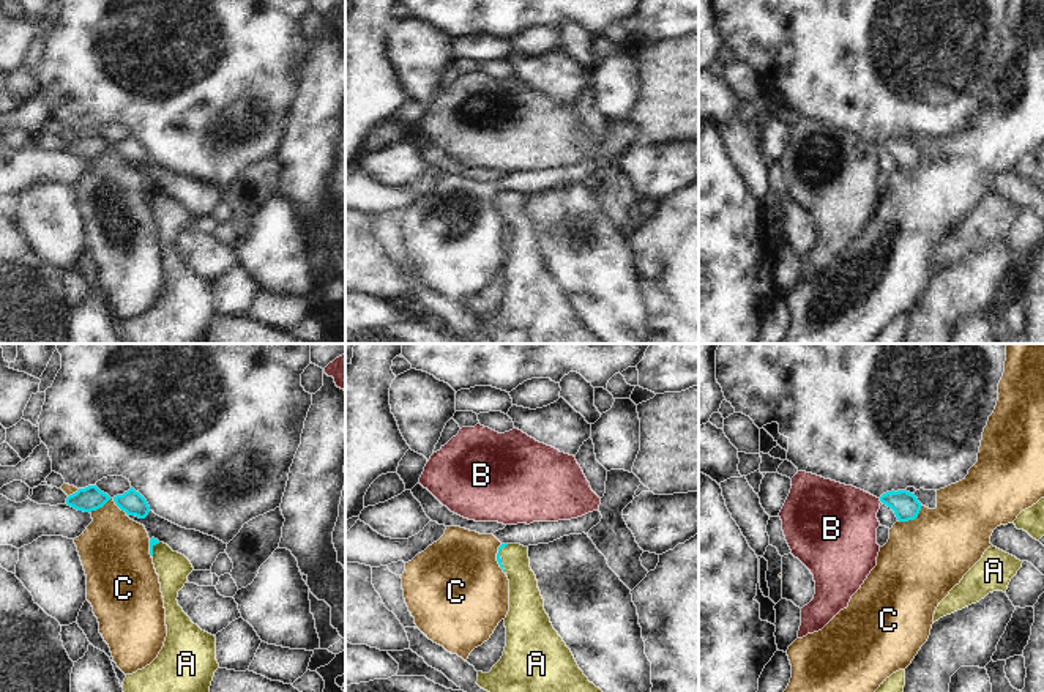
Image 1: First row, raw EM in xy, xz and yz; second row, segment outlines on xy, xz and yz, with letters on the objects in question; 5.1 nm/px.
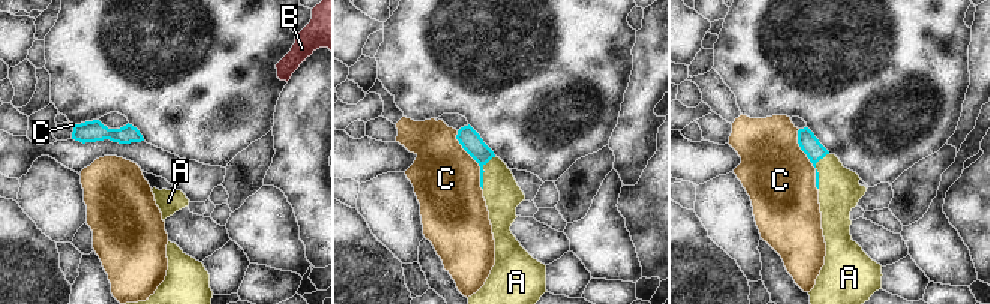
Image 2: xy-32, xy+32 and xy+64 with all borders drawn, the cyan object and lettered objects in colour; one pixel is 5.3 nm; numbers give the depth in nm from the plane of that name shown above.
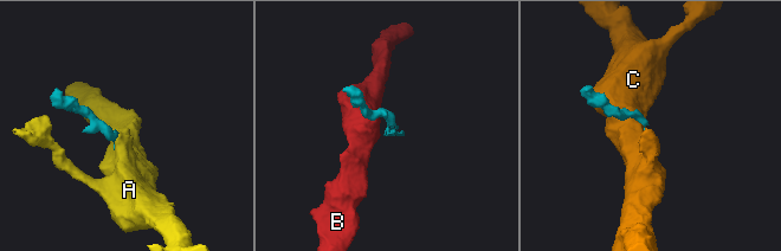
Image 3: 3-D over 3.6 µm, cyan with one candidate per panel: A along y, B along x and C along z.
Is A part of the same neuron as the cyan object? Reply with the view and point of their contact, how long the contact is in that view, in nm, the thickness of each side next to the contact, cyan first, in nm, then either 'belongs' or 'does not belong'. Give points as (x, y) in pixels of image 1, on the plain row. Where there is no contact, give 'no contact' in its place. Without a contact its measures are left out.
contact xz (499, 204); length 150 nm; calibres 20 and 160 nm; belongs

